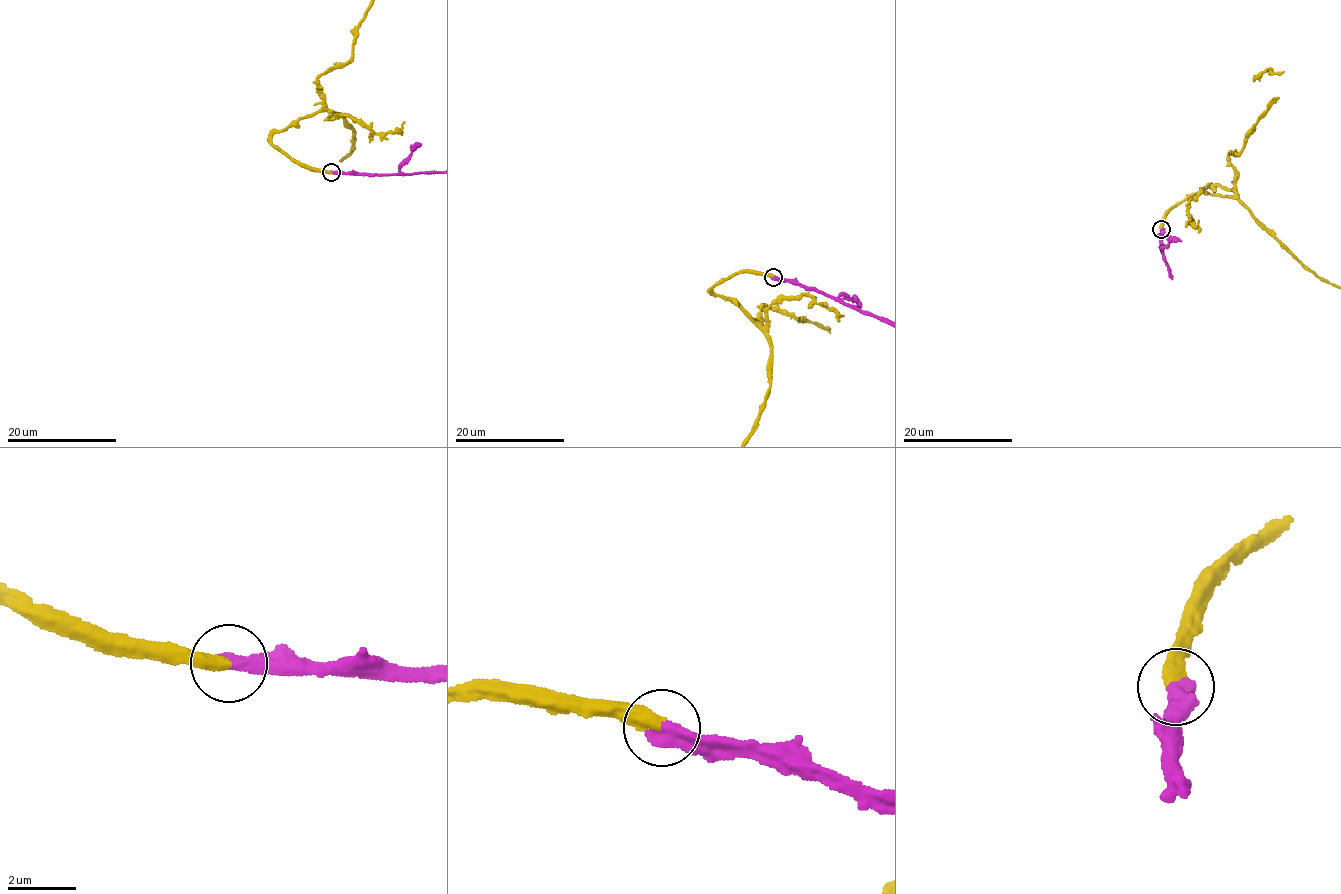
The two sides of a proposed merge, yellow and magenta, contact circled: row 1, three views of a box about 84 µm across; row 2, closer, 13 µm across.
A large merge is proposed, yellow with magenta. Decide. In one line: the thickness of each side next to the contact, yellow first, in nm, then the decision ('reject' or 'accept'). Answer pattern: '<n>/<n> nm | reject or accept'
440/480 nm | accept

